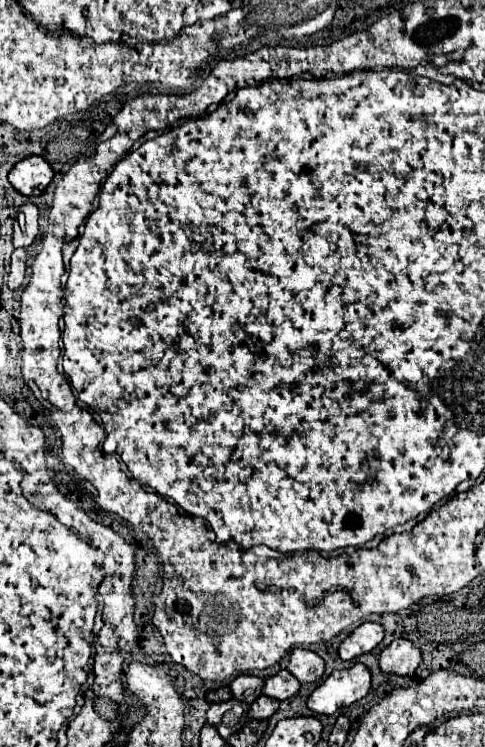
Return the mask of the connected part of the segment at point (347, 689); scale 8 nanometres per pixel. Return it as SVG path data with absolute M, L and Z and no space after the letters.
M355 664L349 670L335 670L307 700L309 710L315 714L331 716L339 708L367 696L371 688L371 674L363 664Z

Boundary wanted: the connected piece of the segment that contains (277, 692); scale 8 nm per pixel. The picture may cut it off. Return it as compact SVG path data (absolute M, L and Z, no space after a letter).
M281 670L275 676L265 680L263 694L271 696L275 700L287 700L287 698L291 698L291 696L295 696L299 692L299 686L301 684L287 670Z

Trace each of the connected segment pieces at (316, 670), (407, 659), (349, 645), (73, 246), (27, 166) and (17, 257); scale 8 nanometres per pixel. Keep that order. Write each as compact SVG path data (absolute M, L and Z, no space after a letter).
M295 648L291 658L289 658L289 666L287 670L303 684L303 682L317 682L323 672L325 672L325 662L321 656L317 656L311 650L303 650L303 648Z
M403 638L393 640L379 656L381 670L389 674L399 674L399 676L415 674L419 664L421 664L421 650L415 648L413 642Z
M365 622L355 628L339 646L341 660L353 660L361 654L371 652L383 640L383 626L375 622Z
M79 233L77 237L71 240L71 242L65 244L65 246L63 247L63 261L67 273L69 272L69 268L70 268L70 260L79 245L80 237L81 237L81 233Z
M29 156L15 164L9 172L9 182L23 194L23 196L41 196L53 178L53 168L41 156Z
M15 248L13 256L11 256L11 272L9 272L9 280L7 280L7 286L11 290L17 290L23 284L23 278L25 278L25 260L27 260L25 248Z

